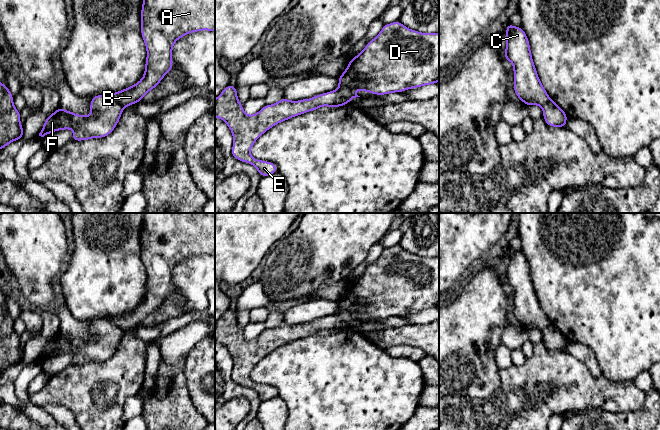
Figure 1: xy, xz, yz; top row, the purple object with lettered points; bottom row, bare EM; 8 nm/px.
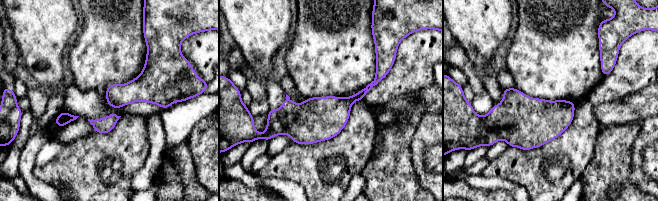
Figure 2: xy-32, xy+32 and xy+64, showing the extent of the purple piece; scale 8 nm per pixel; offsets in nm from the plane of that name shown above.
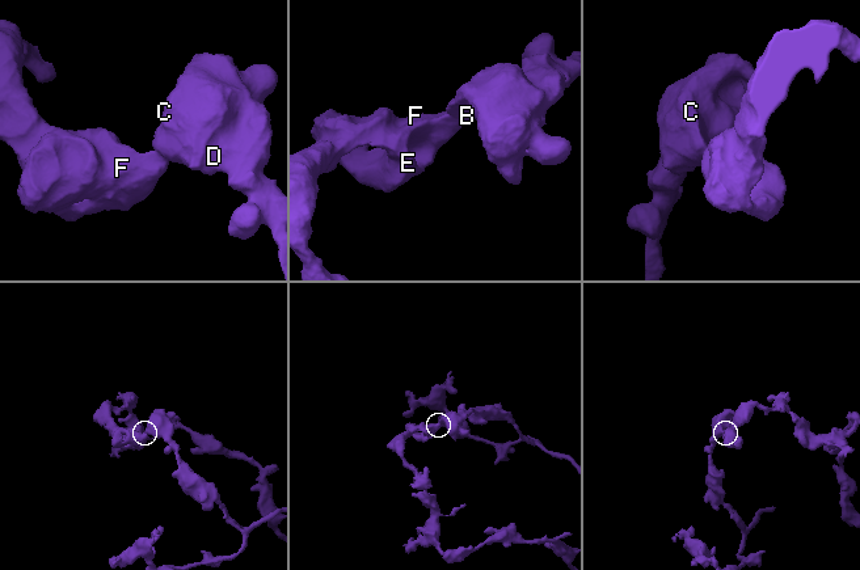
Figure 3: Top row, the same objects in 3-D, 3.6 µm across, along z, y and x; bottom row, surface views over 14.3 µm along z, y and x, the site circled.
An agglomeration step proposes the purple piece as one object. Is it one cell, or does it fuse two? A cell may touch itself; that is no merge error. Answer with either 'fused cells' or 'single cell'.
fused cells

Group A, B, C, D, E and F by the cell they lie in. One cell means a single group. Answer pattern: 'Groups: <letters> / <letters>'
Groups: A B C D / E F

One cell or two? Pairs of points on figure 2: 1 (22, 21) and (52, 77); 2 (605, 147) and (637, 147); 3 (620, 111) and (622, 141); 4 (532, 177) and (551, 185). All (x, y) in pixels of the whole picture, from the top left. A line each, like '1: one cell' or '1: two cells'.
1: one cell
2: two cells
3: two cells
4: one cell

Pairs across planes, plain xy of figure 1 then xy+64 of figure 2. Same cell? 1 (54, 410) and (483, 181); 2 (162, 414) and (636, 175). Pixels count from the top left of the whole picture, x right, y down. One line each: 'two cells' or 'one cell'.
1: one cell
2: two cells

